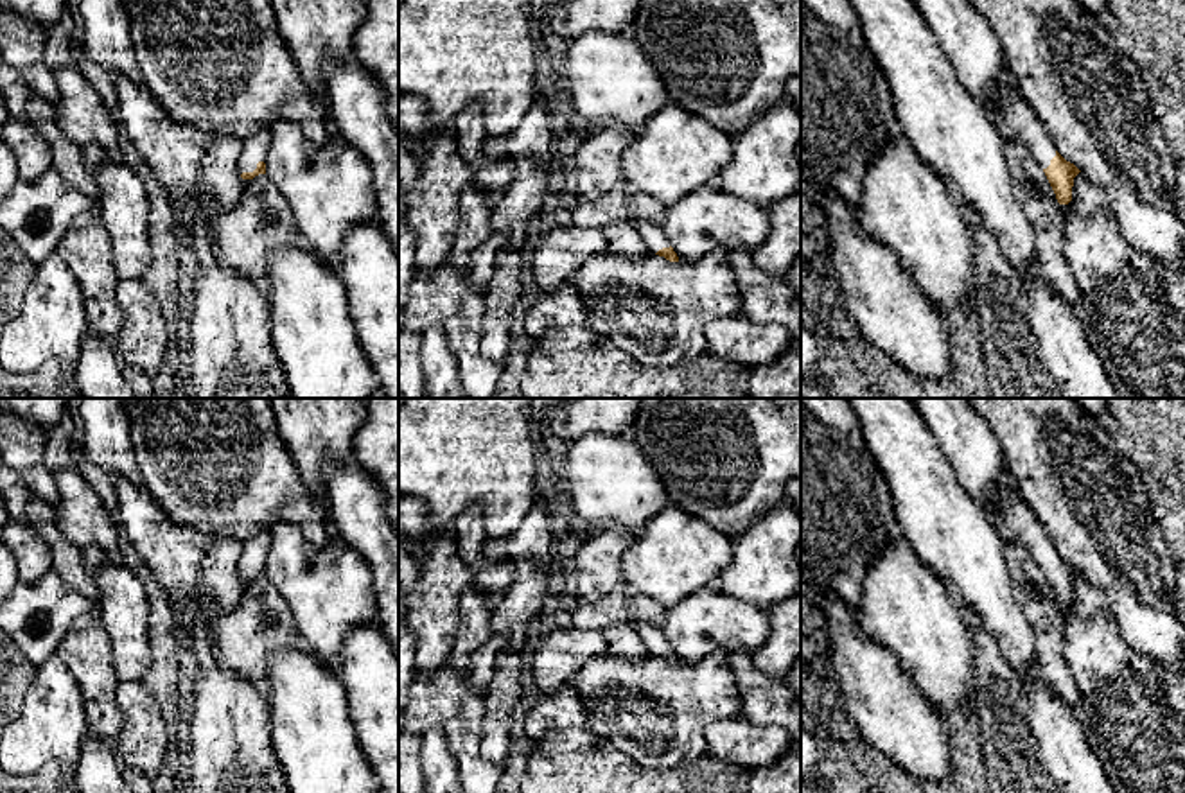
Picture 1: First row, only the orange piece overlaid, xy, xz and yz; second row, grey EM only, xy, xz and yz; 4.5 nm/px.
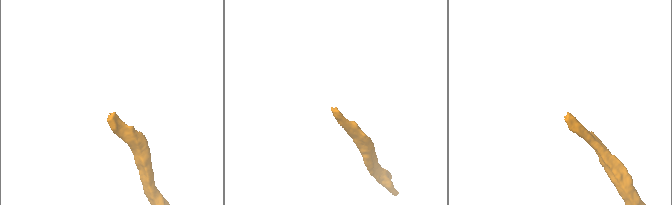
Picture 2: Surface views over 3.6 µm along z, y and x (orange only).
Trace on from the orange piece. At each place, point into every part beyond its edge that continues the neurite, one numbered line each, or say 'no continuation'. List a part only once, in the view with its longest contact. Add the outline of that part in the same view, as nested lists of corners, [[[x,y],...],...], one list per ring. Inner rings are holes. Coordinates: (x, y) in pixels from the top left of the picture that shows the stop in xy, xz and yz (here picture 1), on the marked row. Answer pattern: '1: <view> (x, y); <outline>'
1: xy (255, 146); [[[264,129],[242,140],[242,152],[237,163],[241,174],[253,172],[257,169],[257,163],[266,160],[269,144],[271,144],[269,131]]]

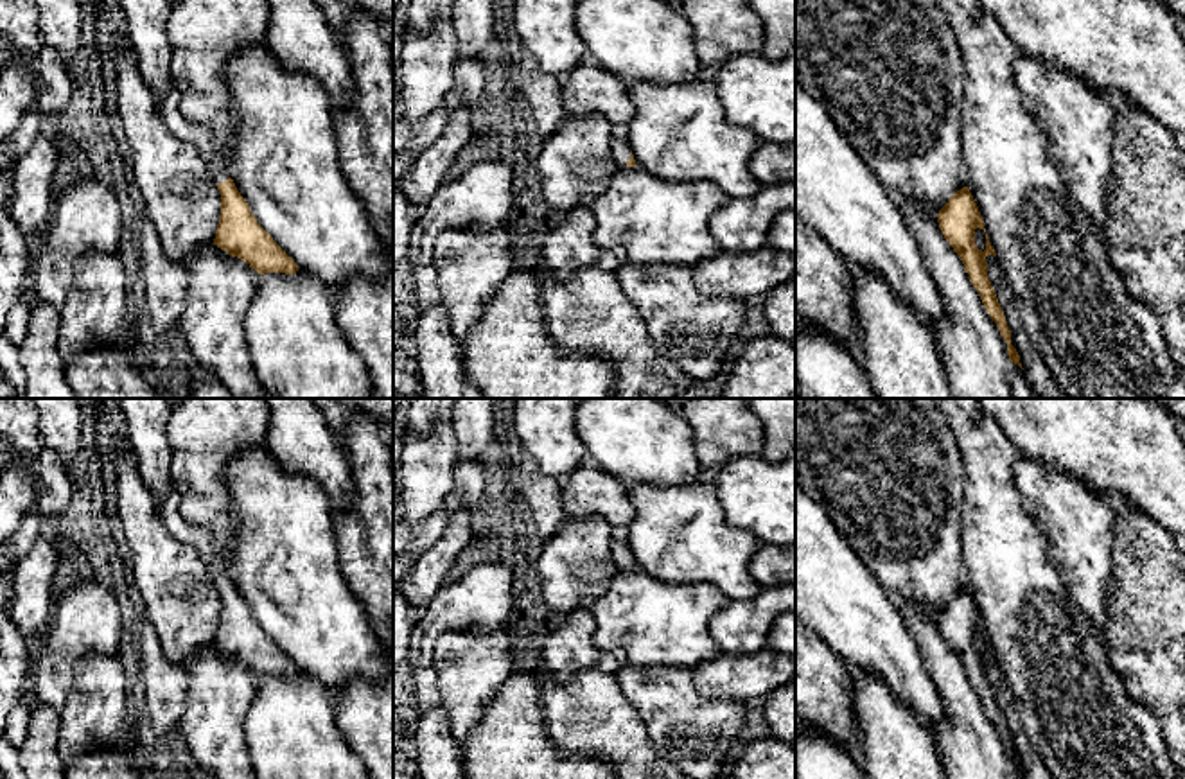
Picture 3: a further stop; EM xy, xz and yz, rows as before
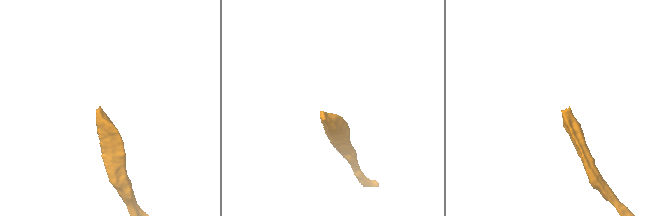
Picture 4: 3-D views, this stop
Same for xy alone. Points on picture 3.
1: xy (169, 106); [[[171,79],[165,97],[160,101],[160,115],[178,138],[194,144],[205,162],[208,163],[210,176],[215,183],[226,181],[230,176],[230,160],[223,158],[215,149],[210,135],[198,124],[189,122],[180,111],[181,93],[176,86],[176,81]]]

